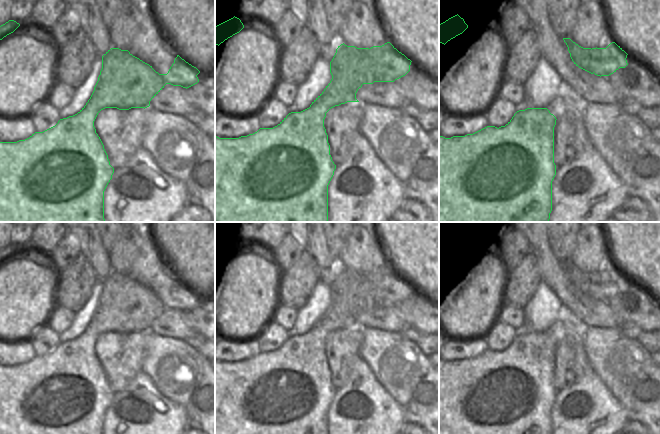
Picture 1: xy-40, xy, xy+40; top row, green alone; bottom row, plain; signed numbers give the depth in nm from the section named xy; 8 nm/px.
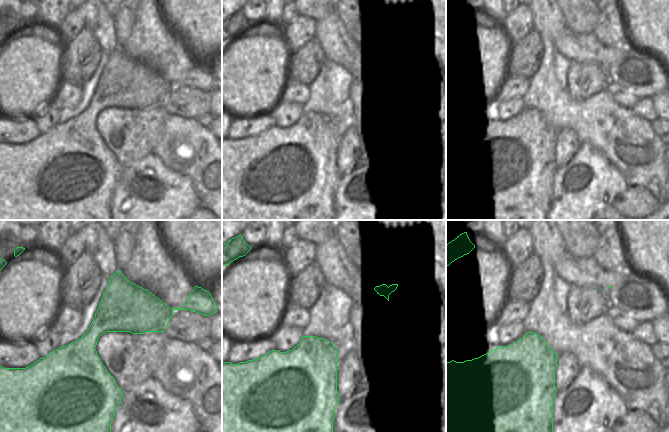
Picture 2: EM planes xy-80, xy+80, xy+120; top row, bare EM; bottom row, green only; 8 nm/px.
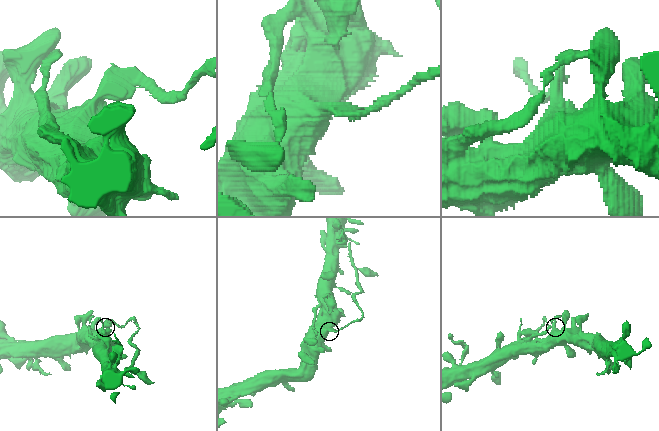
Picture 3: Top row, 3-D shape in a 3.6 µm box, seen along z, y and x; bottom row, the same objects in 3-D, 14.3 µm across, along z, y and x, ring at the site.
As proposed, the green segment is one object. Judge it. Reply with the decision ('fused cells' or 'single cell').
fused cells

